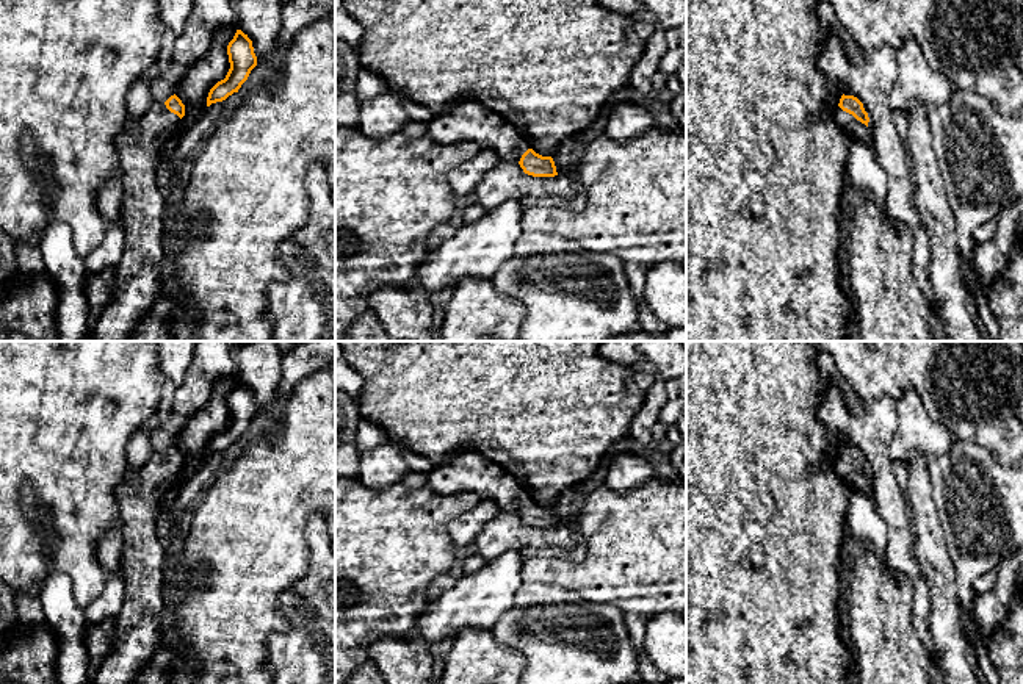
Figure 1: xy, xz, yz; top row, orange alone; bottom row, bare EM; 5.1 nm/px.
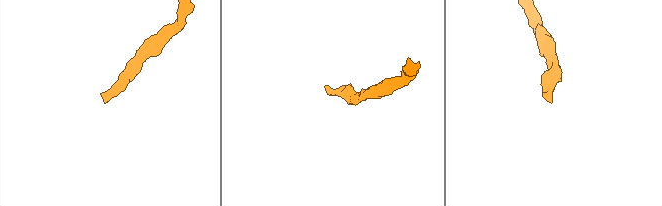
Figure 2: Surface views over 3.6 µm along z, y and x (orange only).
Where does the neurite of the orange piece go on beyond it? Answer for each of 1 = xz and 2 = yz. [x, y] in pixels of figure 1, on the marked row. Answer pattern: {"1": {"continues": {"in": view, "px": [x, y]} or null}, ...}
{"1": {"continues": {"in": "xz", "px": [464, 121]}}, "2": {"continues": {"in": "yz", "px": [854, 129]}}}

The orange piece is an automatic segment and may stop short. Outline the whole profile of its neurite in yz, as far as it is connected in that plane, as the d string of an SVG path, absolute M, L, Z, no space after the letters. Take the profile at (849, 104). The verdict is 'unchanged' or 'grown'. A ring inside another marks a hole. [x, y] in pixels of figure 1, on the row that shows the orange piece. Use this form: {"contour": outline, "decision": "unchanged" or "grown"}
{"contour": "M843 94L833 111L833 119L851 141L859 139L873 144L868 131L869 117L857 97Z", "decision": "grown"}

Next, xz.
{"contour": "M464 100L436 114L428 124L428 136L439 142L472 141L481 149L495 150L503 161L515 161L533 177L558 175L551 157L542 157L501 114L490 108Z", "decision": "grown"}

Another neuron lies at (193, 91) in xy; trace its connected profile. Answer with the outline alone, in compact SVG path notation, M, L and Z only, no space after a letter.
M226 27L216 31L210 50L185 75L175 95L185 105L185 116L180 119L179 133L166 142L161 161L168 161L177 146L179 135L191 127L205 111L210 89L226 78L230 63L227 45L238 27Z

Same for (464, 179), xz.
M481 149L472 160L448 172L448 183L454 194L473 194L481 180L500 163L495 150Z

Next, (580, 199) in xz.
M572 178L572 185L575 189L575 196L572 200L566 200L562 197L534 197L534 196L528 196L520 199L520 205L523 207L523 210L531 208L531 207L556 207L556 208L566 208L566 210L572 210L572 211L581 211L587 200L587 191L586 188L580 183L578 178Z

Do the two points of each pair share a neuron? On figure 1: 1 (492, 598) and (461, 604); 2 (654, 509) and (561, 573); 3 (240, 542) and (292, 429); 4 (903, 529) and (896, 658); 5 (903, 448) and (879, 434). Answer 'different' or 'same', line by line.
1: same
2: same
3: same
4: different
5: different

